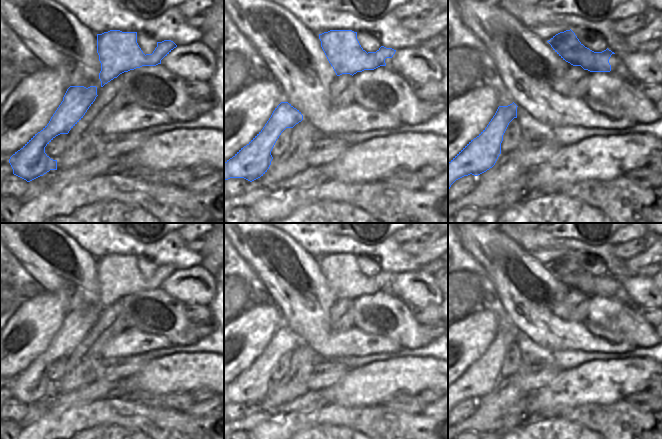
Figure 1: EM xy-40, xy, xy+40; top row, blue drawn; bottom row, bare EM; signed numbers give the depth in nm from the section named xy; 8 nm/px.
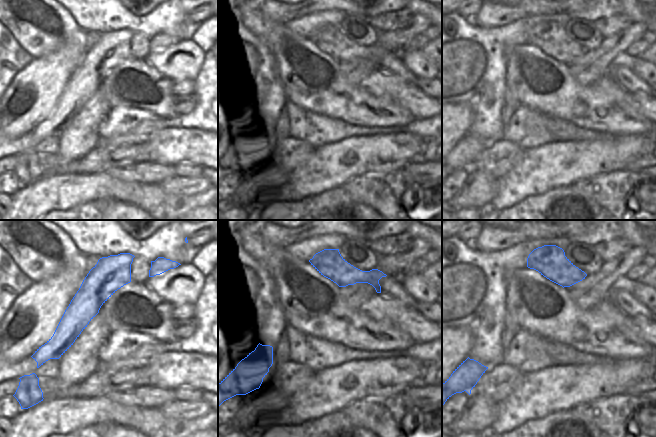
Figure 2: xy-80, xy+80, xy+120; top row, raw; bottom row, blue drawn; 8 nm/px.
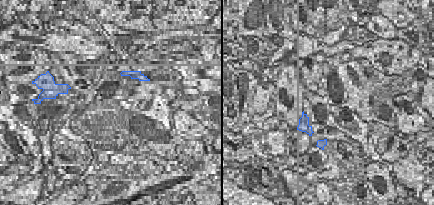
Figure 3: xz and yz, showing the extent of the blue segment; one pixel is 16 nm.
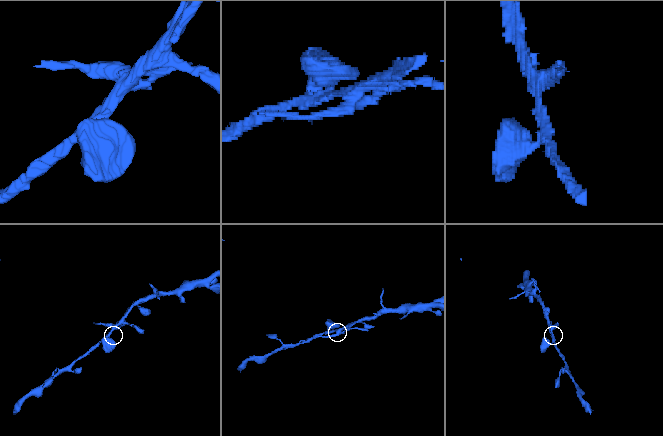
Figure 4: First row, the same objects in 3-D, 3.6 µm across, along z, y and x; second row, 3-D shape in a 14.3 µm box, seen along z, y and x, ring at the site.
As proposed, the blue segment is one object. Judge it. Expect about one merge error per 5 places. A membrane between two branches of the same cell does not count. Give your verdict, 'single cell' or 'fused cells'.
fused cells

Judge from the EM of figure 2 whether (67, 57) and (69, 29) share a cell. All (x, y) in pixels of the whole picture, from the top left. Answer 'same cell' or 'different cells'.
different cells

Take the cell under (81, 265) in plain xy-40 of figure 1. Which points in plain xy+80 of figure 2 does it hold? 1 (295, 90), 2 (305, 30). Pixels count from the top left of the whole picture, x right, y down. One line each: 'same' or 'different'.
1: same
2: different

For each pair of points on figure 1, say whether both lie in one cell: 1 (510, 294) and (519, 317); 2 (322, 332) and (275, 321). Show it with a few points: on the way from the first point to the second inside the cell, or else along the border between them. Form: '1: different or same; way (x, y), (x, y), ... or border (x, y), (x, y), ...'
1: same; way (514, 300), (514, 309), (516, 311)
2: different; border (274, 303), (285, 321)

